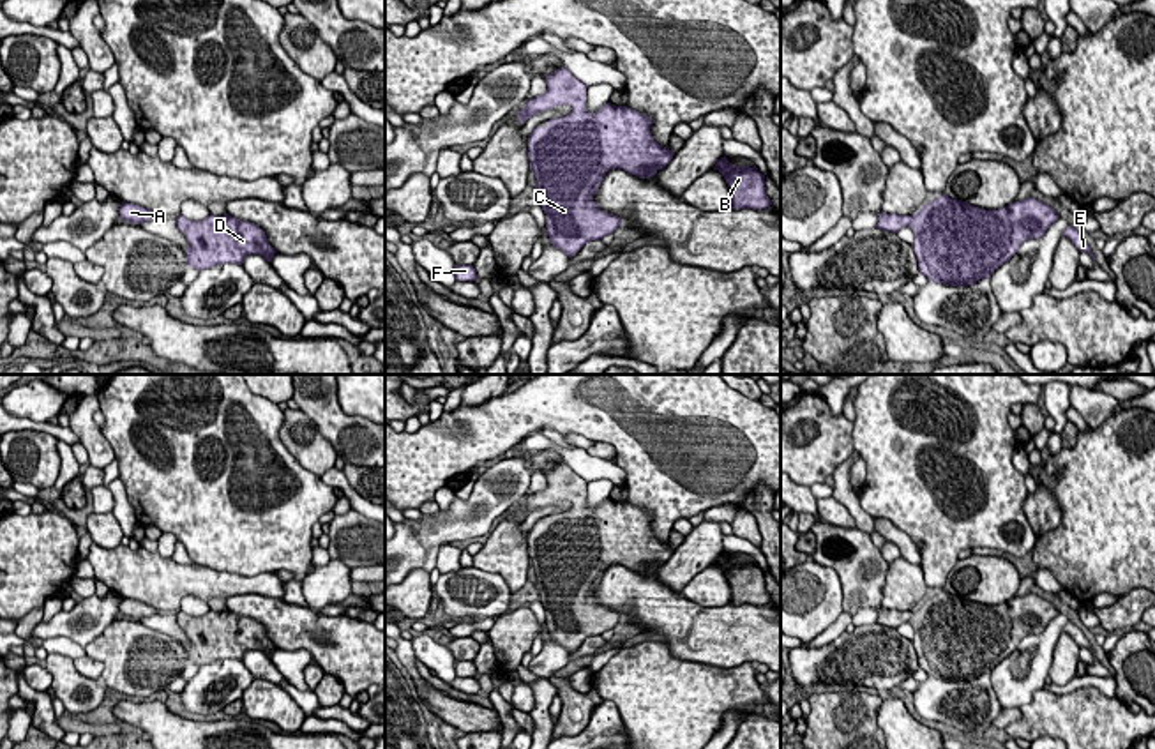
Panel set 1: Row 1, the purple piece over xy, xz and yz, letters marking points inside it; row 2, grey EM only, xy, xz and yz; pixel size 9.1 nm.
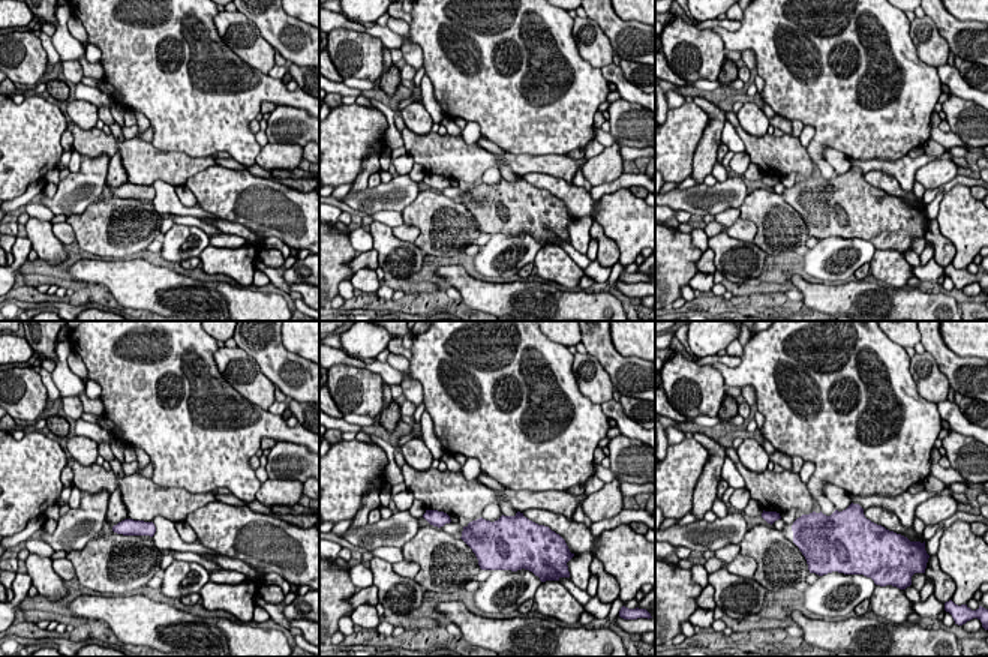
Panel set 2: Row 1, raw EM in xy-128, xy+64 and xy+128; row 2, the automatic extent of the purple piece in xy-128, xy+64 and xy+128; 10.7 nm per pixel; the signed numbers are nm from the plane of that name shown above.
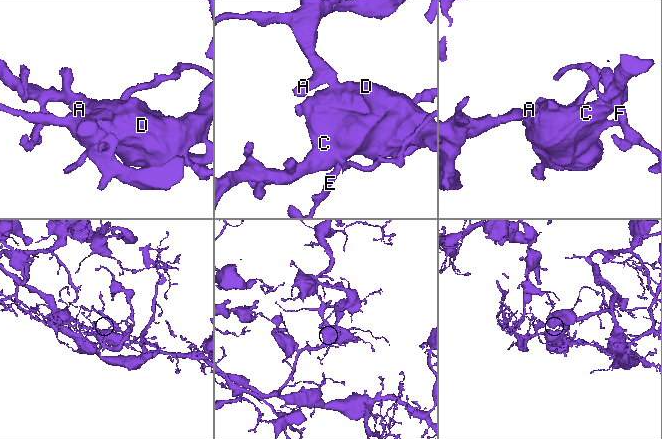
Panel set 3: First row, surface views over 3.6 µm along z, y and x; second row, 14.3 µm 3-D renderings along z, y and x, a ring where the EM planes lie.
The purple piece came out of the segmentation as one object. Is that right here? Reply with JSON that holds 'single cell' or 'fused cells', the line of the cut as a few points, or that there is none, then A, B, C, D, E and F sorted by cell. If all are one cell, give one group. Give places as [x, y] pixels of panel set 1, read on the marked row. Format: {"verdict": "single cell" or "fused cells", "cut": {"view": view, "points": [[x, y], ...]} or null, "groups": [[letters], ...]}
{"verdict": "single cell", "cut": null, "groups": [["A", "B", "C", "D", "E", "F"]]}

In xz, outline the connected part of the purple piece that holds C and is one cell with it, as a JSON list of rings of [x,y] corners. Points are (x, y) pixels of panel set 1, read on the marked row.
[[[567,67],[544,79],[547,90],[528,99],[517,117],[525,124],[555,106],[572,106],[569,115],[535,127],[528,134],[526,150],[549,242],[570,258],[585,244],[613,235],[622,223],[593,201],[606,173],[618,168],[650,178],[666,168],[675,154],[652,138],[652,118],[636,110],[606,102],[590,113],[588,87]]]

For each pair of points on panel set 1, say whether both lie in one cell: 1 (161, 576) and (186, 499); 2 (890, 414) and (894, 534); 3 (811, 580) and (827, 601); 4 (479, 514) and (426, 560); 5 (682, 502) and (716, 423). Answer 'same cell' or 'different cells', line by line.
1: different cells
2: different cells
3: same cell
4: same cell
5: same cell

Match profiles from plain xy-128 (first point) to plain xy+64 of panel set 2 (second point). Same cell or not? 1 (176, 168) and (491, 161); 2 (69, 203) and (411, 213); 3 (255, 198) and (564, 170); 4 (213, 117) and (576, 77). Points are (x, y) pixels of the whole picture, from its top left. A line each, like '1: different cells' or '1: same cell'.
1: same cell
2: different cells
3: different cells
4: same cell

